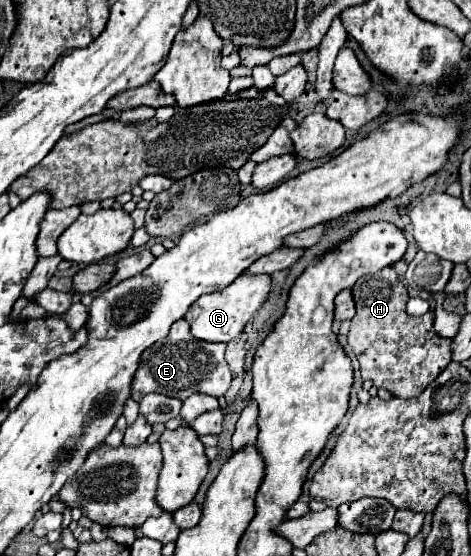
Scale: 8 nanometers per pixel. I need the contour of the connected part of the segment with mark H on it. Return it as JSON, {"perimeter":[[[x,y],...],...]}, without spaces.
{"perimeter":[[[393,267],[361,277],[353,285],[353,299],[357,313],[351,319],[347,339],[359,359],[361,377],[371,379],[377,389],[385,387],[393,397],[417,397],[451,363],[453,339],[445,339],[435,333],[435,313],[411,317],[405,311],[409,293]]]}

